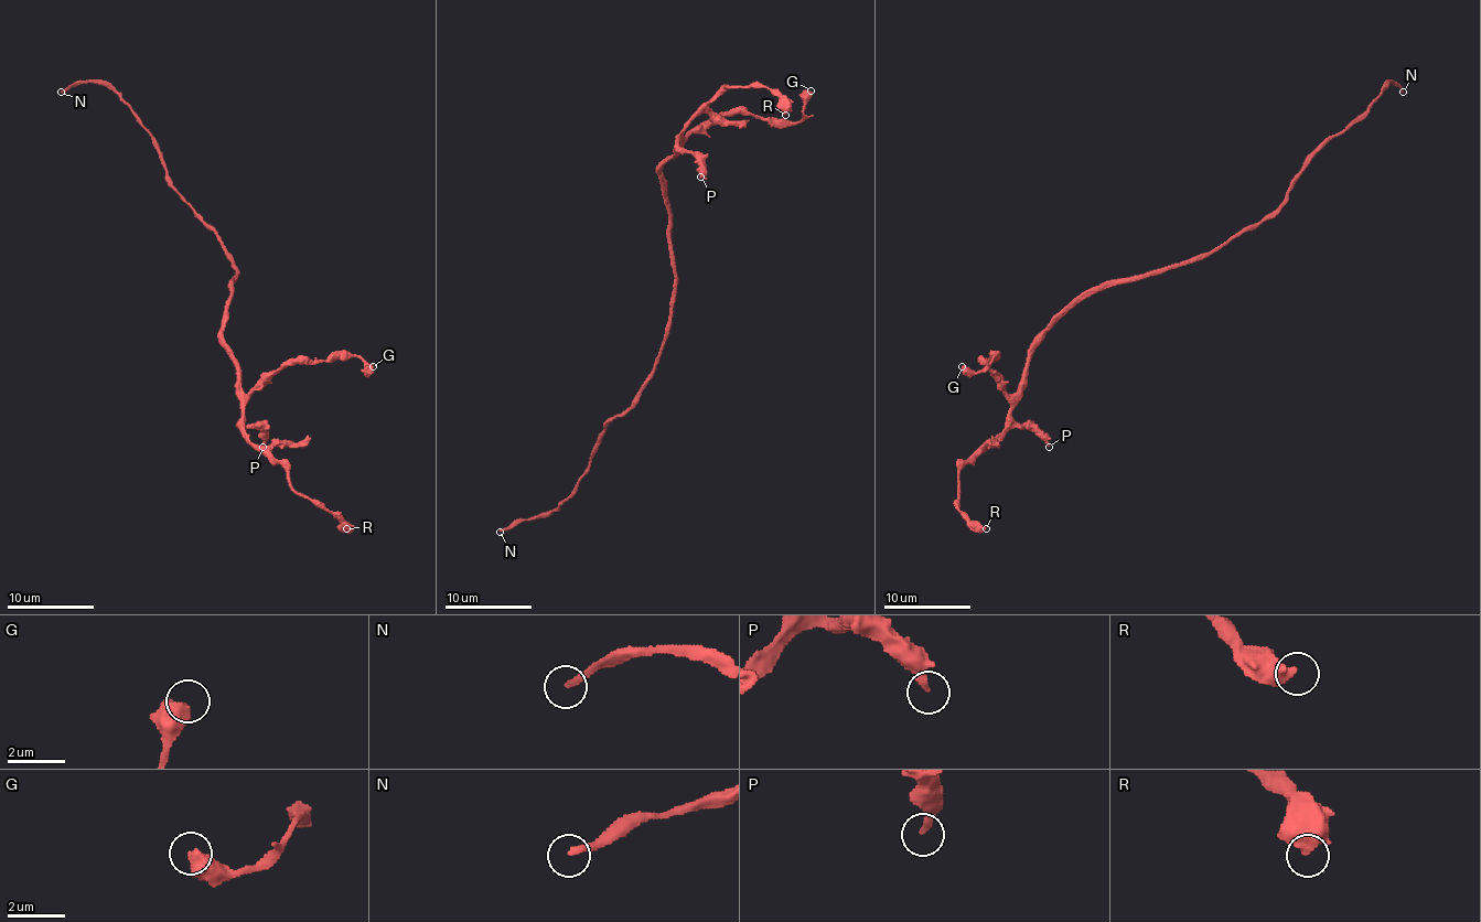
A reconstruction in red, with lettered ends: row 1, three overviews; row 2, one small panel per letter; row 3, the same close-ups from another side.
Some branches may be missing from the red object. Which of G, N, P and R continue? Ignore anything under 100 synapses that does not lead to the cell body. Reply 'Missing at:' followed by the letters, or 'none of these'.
Missing at: N

